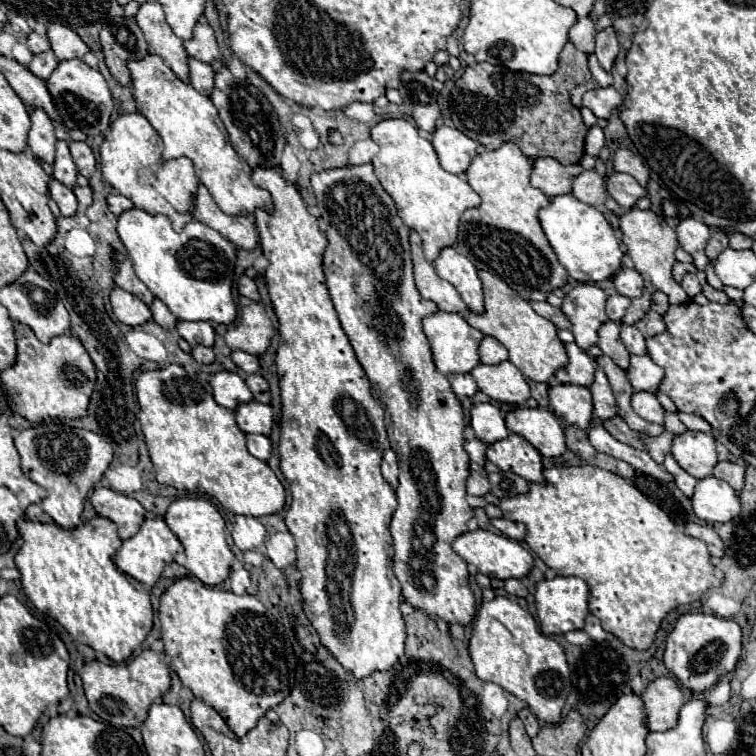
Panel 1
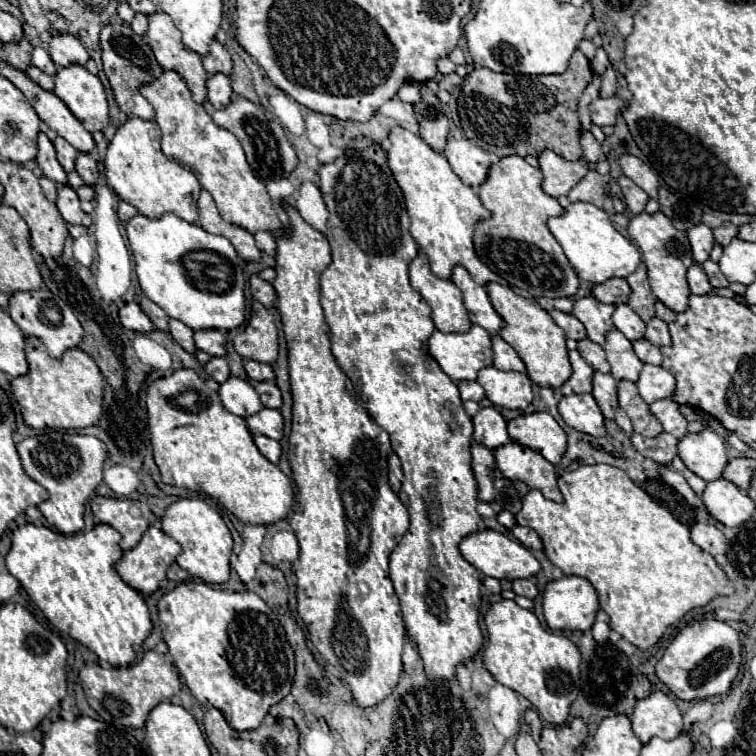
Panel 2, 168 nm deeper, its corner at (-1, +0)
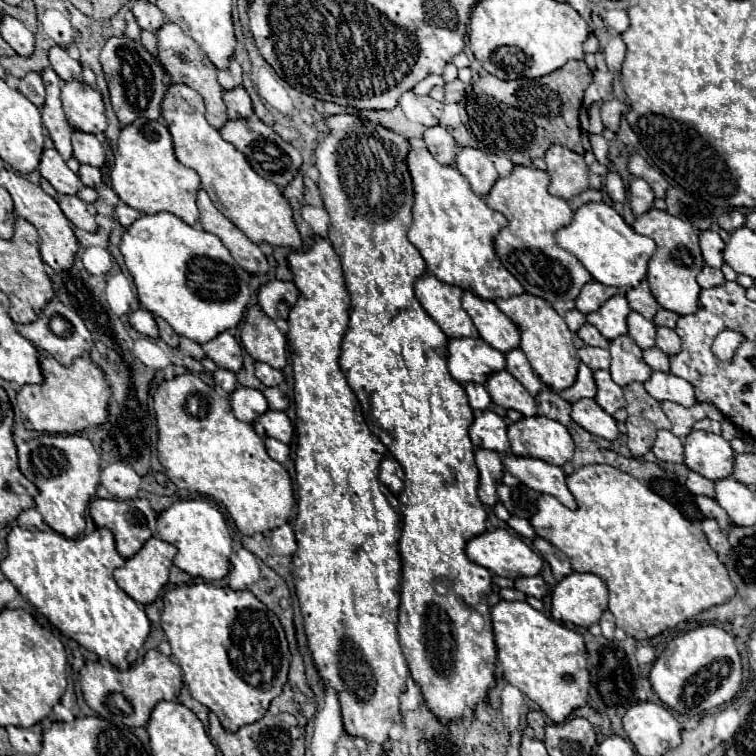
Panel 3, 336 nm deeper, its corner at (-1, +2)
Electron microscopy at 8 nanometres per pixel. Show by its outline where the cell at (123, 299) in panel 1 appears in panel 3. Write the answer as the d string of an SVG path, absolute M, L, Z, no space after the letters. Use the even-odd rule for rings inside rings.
M147 309L133 311L131 317L129 317L129 323L141 335L147 335L147 337L153 337L153 339L159 337L159 329L157 329L157 323L155 323L155 317Z

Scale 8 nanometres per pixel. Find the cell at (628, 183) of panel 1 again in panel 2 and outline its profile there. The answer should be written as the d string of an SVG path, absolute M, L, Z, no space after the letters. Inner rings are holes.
M621 175L619 179L617 179L617 183L619 183L619 187L621 187L621 191L623 191L623 201L625 201L625 205L627 205L627 209L631 211L631 213L641 213L641 211L645 211L645 203L647 203L647 193L641 189L641 187L637 187L629 177L625 177L625 175Z

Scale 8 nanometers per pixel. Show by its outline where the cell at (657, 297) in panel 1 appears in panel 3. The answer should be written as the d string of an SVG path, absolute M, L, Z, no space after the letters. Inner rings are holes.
M659 309L657 315L655 315L655 319L653 319L653 323L655 323L657 327L669 327L669 329L675 329L677 319L679 319L677 313L667 311L667 309Z

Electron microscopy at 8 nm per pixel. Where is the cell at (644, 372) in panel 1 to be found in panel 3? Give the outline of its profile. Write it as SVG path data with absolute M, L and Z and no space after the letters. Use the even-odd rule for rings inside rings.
M655 371L651 375L651 379L645 383L645 389L657 401L673 401L683 407L691 407L697 403L693 385L681 377L671 375L671 373Z

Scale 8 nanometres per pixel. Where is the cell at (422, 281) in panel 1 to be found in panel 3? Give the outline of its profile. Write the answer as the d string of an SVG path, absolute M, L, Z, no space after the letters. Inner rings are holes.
M425 273L415 283L415 295L421 301L423 309L437 321L437 325L449 339L479 335L471 317L461 307L461 295L463 295L461 287L447 285L435 279L433 275Z

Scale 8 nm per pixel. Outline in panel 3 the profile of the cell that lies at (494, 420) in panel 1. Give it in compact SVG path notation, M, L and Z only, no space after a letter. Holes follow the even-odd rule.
M493 411L477 413L475 423L469 429L469 437L471 437L475 447L491 449L491 451L497 451L497 453L507 453L509 451L507 425Z

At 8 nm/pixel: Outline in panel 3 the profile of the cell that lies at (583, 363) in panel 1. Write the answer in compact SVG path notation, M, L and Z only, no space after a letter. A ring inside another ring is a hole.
M581 363L581 365L579 365L577 381L573 383L573 387L569 387L569 389L561 391L561 393L559 393L559 397L561 397L561 399L567 399L569 403L575 403L575 401L579 401L579 399L593 397L593 395L595 395L595 391L597 391L597 387L595 387L593 371L591 371L585 363Z

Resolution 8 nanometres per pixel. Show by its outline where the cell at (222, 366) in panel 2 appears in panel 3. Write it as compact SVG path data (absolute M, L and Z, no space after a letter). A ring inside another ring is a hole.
M217 369L217 371L215 371L215 383L217 383L223 391L233 393L235 387L237 387L237 377L235 377L235 373L231 373L231 371L227 371L227 369Z

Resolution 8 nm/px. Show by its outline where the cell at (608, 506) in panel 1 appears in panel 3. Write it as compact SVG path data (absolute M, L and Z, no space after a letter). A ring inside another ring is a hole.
M585 465L567 477L567 485L579 507L571 511L555 497L543 495L537 503L537 513L531 517L531 525L539 537L547 539L569 557L573 571L595 573L605 579L609 587L609 611L615 615L615 625L627 635L639 641L651 639L735 595L729 573L717 553L709 547L700 524L687 521L677 507L667 503L635 477L611 465Z

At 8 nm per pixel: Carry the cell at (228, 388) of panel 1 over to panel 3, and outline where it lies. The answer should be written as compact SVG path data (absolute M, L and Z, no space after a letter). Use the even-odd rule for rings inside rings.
M237 387L231 393L231 407L235 411L235 417L243 423L253 423L259 415L269 409L263 393L249 387Z

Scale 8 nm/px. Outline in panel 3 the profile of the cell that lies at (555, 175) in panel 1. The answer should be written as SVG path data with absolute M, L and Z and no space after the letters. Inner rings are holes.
M551 145L545 153L545 163L551 177L551 195L571 199L589 189L589 167L585 165L583 155L577 155L561 145Z

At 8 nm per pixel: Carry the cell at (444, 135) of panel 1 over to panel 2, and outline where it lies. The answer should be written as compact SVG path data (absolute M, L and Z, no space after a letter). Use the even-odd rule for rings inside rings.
M449 137L447 145L443 149L445 159L449 161L453 173L471 187L479 187L485 177L487 177L487 169L491 165L487 151L479 149L477 145L473 145L469 139L455 139Z

